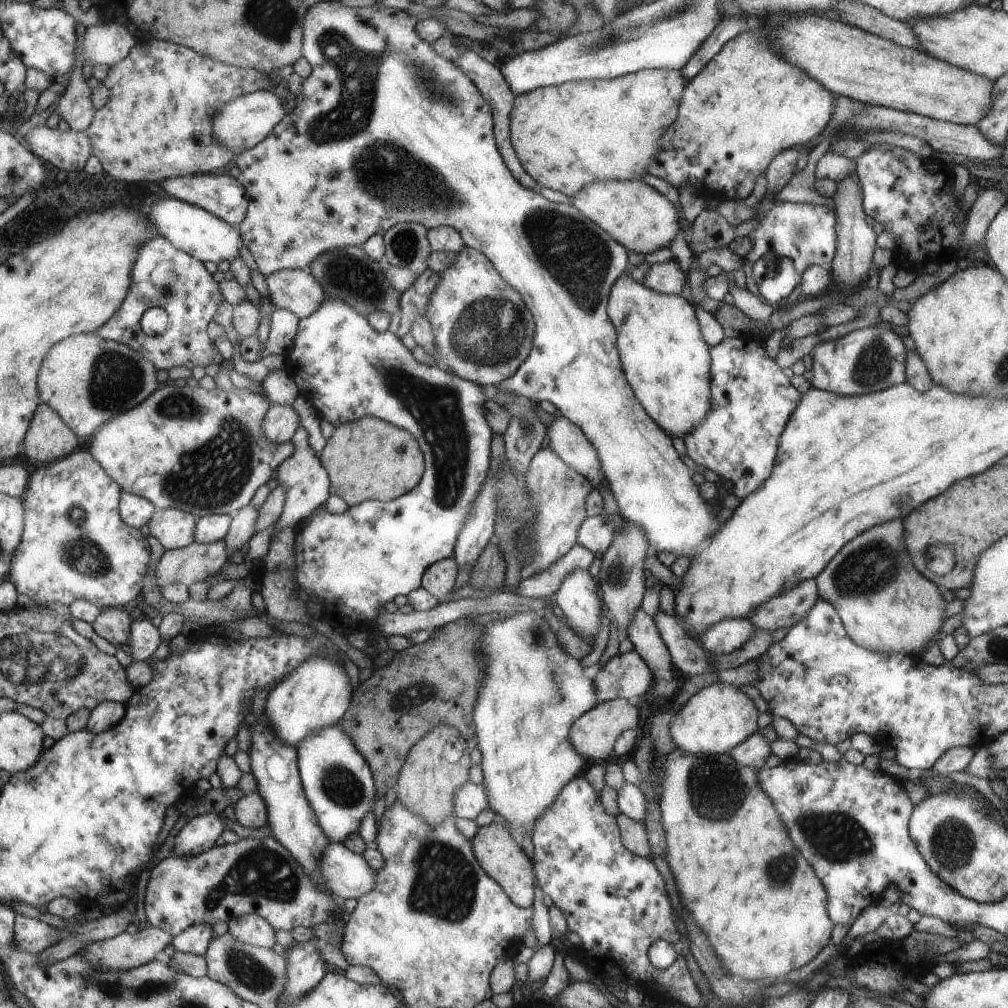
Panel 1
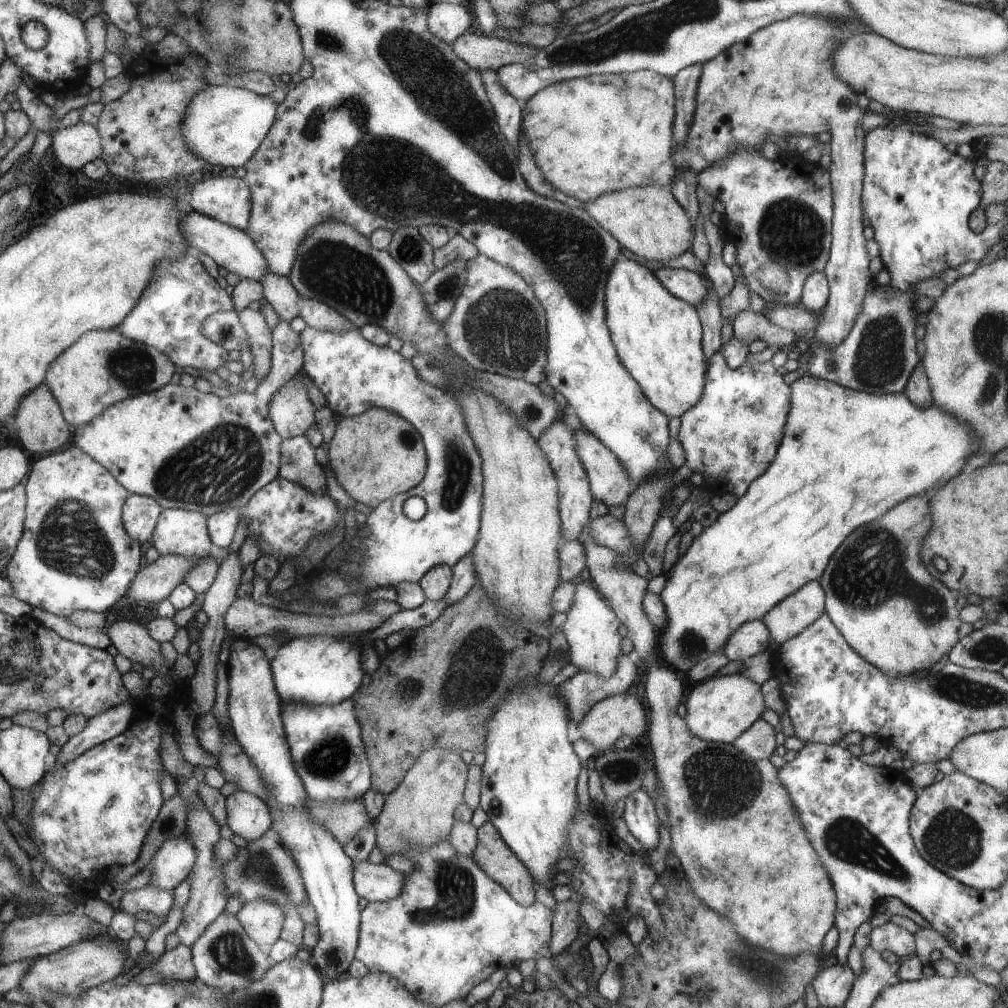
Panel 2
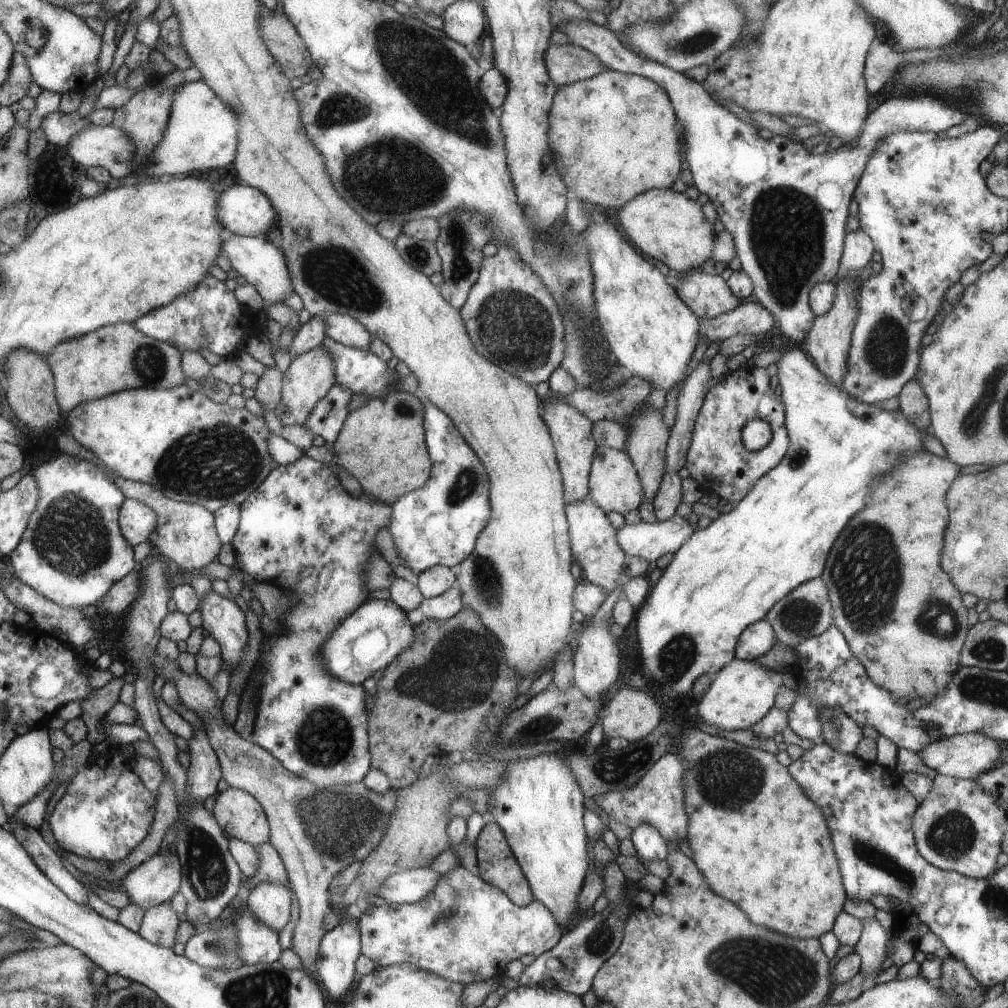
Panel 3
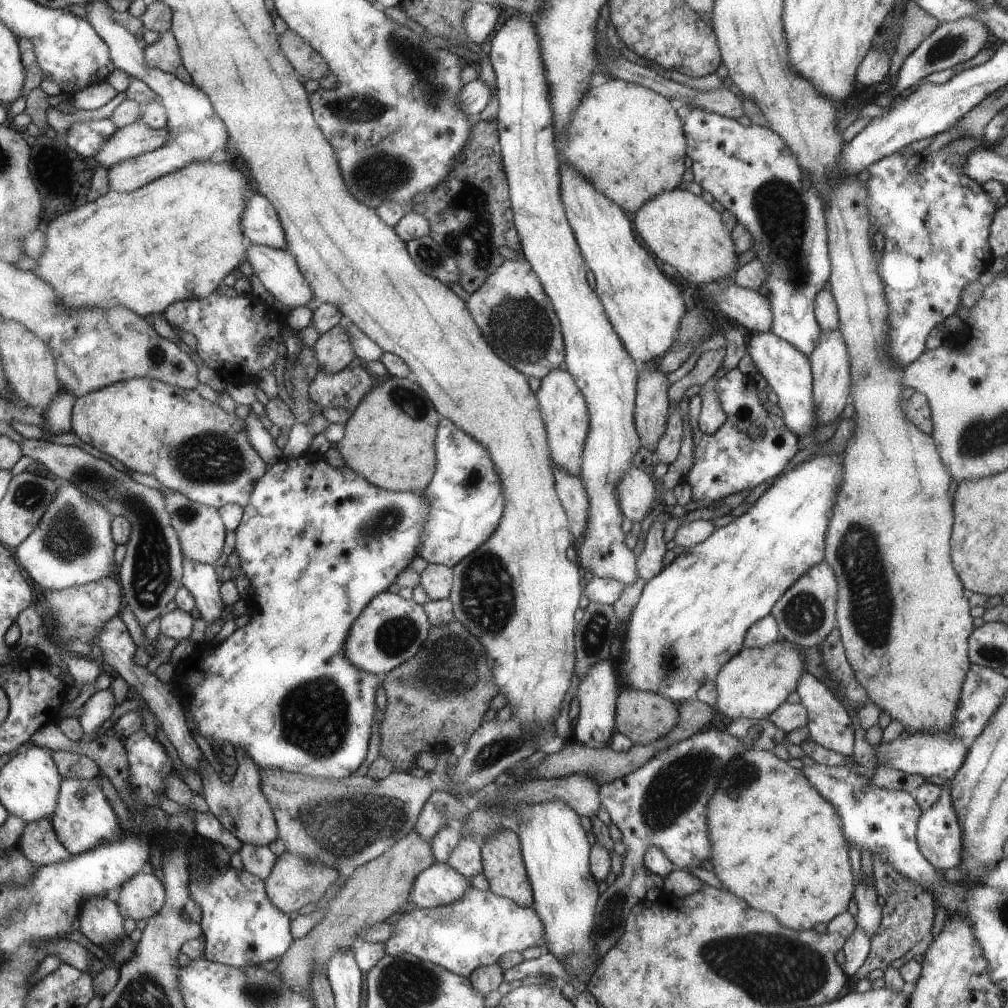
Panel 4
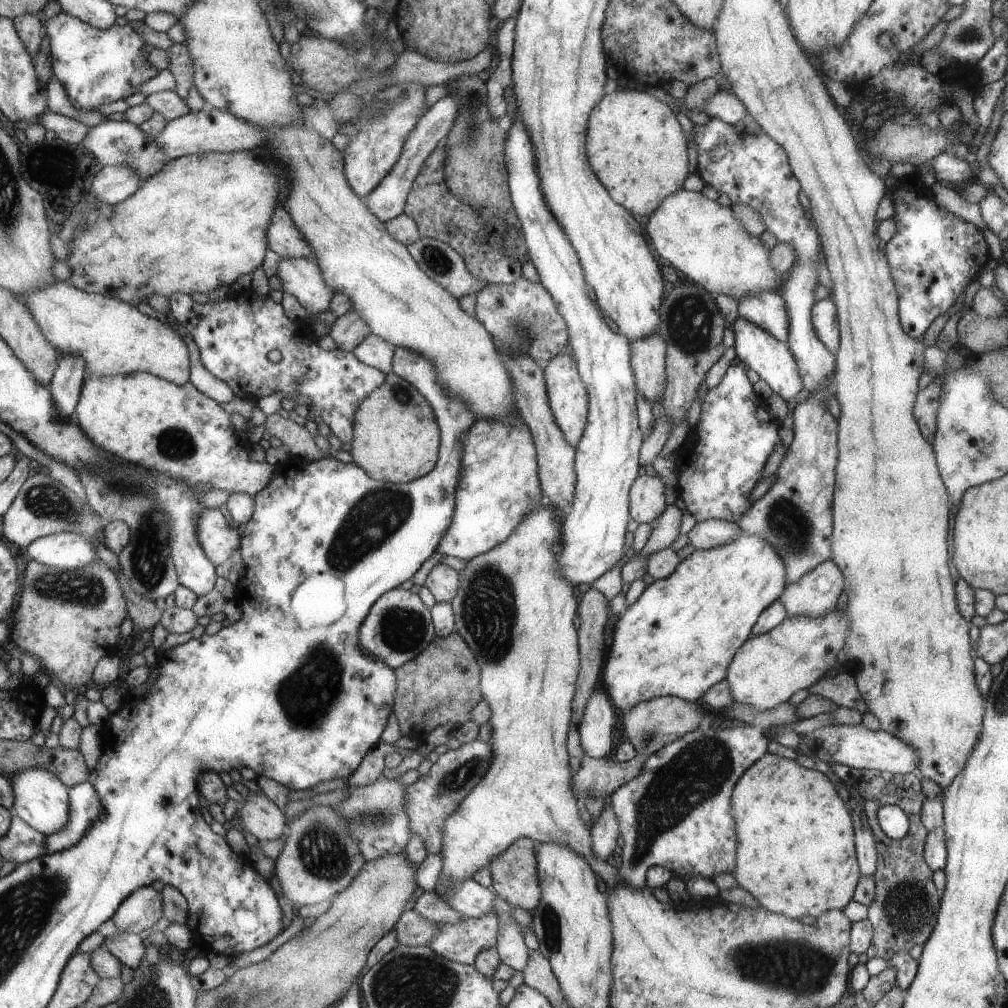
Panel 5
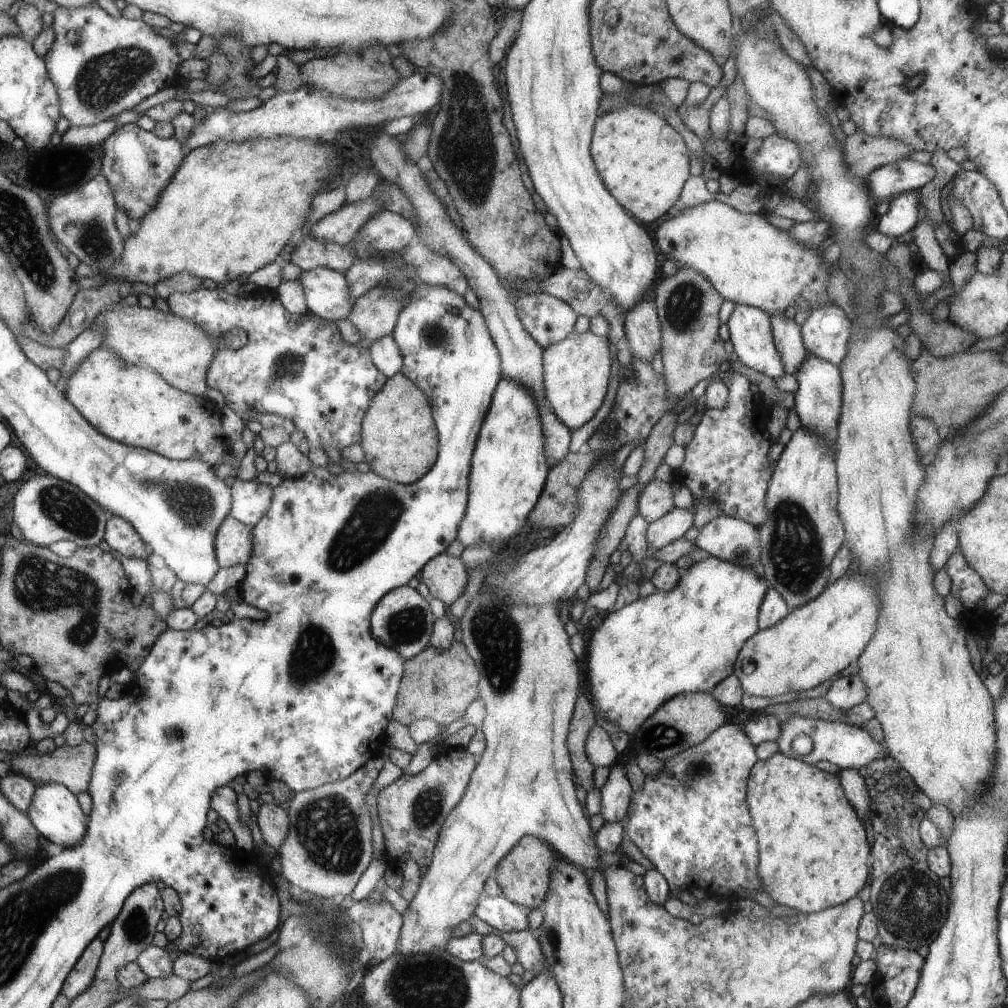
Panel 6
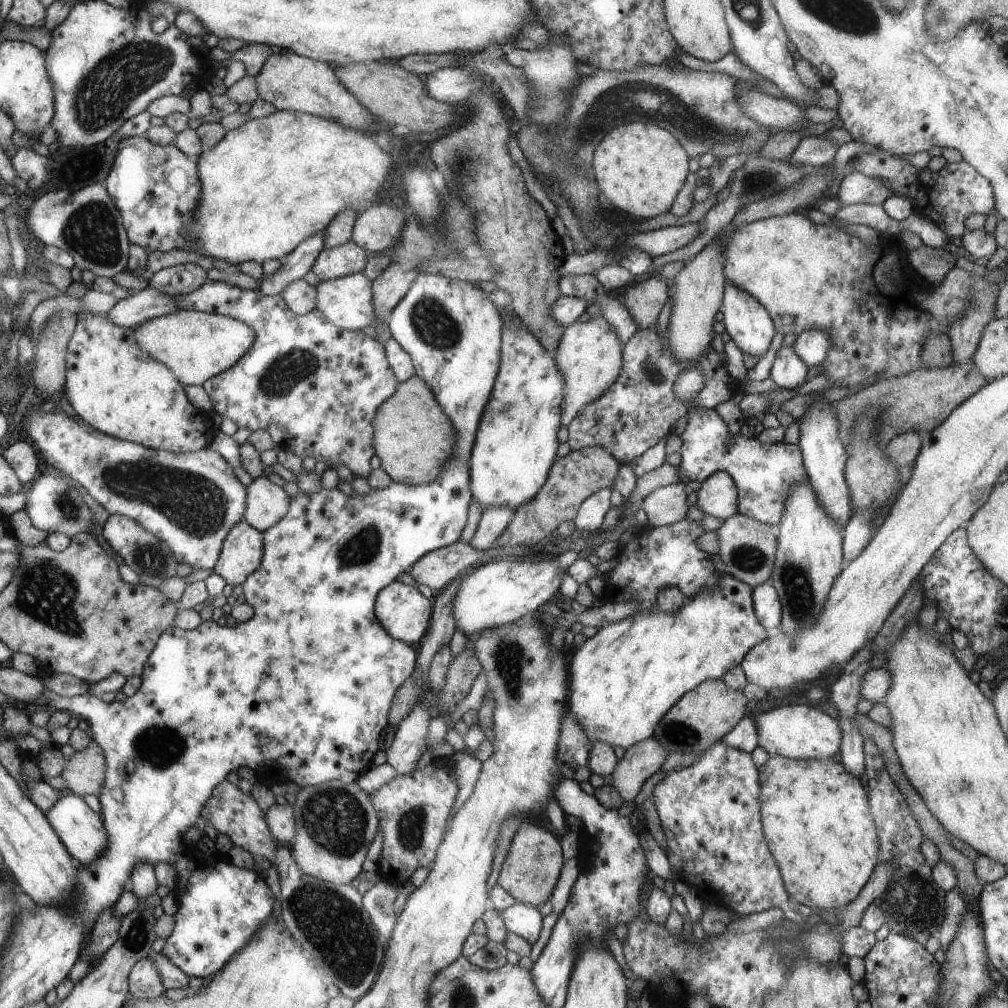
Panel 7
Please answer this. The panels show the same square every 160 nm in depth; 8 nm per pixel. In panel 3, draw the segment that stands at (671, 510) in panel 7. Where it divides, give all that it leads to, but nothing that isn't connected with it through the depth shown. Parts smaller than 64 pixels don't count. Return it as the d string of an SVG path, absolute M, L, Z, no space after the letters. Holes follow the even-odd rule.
M610 447L597 448L591 464L589 497L608 514L628 514L638 509L644 500L644 484L628 453Z

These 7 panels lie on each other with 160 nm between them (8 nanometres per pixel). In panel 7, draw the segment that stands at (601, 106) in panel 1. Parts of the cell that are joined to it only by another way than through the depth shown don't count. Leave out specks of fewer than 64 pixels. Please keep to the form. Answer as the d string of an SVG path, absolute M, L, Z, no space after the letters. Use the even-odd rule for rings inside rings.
M626 122L614 128L596 146L592 156L596 187L608 198L613 208L647 220L671 212L678 193L683 191L688 170L688 154L675 134L656 124Z

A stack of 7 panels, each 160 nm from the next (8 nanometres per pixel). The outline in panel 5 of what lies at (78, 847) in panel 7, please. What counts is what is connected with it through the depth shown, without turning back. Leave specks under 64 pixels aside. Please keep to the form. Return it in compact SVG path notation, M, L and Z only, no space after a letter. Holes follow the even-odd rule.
M36 767L25 768L20 774L11 778L17 794L16 812L20 818L25 820L34 830L41 832L46 837L52 833L62 831L69 823L71 812L69 788L47 769Z

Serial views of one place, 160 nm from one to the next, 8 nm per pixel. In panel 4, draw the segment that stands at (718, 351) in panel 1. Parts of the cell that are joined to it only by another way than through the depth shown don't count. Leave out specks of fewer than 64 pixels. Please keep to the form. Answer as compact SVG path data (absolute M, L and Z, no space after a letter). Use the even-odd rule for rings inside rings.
M738 367L730 369L722 378L717 380L715 389L725 414L725 419L718 430L714 434L706 434L698 428L698 418L696 416L690 418L694 444L693 463L684 481L690 484L690 488L692 488L691 498L700 508L713 506L714 502L741 490L755 489L761 482L777 476L799 451L798 437L791 429L787 428L783 419L775 415L770 416L762 408L762 404L758 400L756 386L754 386L754 378L750 378L750 375L744 376ZM752 425L758 425L765 429L764 442L757 442L749 433L749 428Z

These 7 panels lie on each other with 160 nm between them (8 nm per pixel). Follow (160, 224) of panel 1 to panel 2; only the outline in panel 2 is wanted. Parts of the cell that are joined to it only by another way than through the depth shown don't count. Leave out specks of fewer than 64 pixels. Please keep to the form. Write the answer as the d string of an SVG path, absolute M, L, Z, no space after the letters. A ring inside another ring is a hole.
M191 211L183 219L185 239L192 253L204 253L210 256L218 266L226 268L228 272L238 274L241 279L262 281L269 272L269 262L261 248L255 244L252 236L243 229L234 228L232 225L222 224L220 221L207 217L203 213Z

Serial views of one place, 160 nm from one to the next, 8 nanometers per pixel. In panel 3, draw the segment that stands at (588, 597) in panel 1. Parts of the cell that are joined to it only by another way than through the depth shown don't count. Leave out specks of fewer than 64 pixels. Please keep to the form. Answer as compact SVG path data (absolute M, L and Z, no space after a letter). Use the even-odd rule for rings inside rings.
M614 590L607 594L606 600L595 609L591 617L586 617L578 628L583 628L578 640L578 649L573 656L574 685L589 697L598 697L618 680L620 676L620 652L617 640L611 635L609 629L612 609L622 593Z

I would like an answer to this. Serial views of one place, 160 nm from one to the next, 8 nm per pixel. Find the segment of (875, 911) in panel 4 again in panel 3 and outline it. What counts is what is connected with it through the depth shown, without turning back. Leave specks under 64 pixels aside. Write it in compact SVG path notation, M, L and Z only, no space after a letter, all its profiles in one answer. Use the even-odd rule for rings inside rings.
M865 918L863 921L863 934L854 944L855 950L861 956L861 972L865 978L866 988L873 985L876 975L882 972L882 963L888 957L887 931L878 923L877 919Z

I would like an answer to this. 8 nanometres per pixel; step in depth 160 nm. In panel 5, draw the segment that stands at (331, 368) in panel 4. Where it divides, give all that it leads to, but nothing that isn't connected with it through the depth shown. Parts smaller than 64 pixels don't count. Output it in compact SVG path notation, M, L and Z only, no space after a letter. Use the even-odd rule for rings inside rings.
M350 309L339 316L331 327L329 335L336 342L337 348L347 353L353 352L354 348L372 334L367 320L356 309Z

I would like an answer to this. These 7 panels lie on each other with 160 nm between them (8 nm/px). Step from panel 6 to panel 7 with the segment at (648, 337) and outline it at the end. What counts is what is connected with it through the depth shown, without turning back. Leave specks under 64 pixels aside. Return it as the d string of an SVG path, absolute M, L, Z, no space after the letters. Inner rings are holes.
M651 274L646 280L628 286L619 295L638 324L638 330L644 330L657 324L659 314L669 300L668 283L661 275Z

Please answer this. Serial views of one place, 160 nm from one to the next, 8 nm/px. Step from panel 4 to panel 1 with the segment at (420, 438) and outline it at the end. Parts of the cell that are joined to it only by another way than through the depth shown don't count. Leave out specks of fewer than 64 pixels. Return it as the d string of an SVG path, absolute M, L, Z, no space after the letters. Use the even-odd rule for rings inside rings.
M373 416L335 427L319 459L329 474L331 494L343 498L350 507L366 499L398 498L418 486L426 472L426 458L417 438L406 429Z

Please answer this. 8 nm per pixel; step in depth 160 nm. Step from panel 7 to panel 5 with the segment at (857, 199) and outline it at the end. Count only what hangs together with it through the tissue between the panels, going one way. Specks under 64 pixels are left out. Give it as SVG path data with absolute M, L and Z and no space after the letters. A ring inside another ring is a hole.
M942 152L930 161L930 166L935 172L938 182L966 182L969 178L976 178L975 172L978 170L976 164L969 163L968 160L960 160L954 156Z

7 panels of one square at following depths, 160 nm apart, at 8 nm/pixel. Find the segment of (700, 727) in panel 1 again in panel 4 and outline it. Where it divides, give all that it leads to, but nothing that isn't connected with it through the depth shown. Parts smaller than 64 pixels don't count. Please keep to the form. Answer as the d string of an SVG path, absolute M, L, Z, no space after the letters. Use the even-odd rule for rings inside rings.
M782 634L777 641L763 647L744 648L719 672L715 680L717 701L715 707L724 716L736 719L763 719L780 707L797 690L800 680L808 672L805 654L799 646L786 640Z

